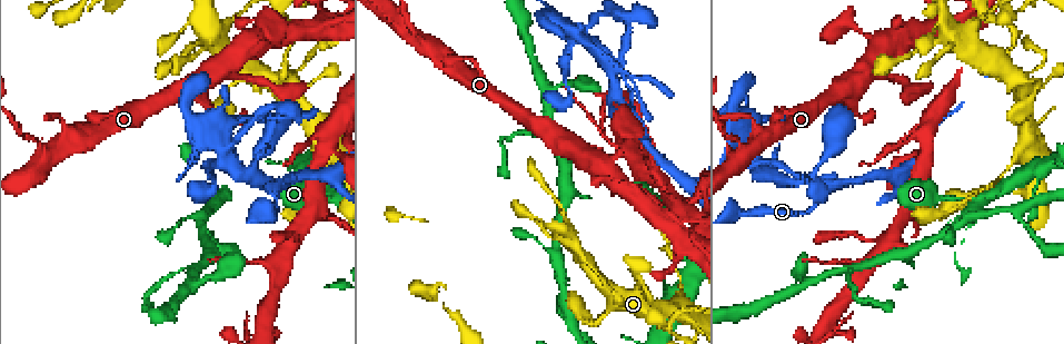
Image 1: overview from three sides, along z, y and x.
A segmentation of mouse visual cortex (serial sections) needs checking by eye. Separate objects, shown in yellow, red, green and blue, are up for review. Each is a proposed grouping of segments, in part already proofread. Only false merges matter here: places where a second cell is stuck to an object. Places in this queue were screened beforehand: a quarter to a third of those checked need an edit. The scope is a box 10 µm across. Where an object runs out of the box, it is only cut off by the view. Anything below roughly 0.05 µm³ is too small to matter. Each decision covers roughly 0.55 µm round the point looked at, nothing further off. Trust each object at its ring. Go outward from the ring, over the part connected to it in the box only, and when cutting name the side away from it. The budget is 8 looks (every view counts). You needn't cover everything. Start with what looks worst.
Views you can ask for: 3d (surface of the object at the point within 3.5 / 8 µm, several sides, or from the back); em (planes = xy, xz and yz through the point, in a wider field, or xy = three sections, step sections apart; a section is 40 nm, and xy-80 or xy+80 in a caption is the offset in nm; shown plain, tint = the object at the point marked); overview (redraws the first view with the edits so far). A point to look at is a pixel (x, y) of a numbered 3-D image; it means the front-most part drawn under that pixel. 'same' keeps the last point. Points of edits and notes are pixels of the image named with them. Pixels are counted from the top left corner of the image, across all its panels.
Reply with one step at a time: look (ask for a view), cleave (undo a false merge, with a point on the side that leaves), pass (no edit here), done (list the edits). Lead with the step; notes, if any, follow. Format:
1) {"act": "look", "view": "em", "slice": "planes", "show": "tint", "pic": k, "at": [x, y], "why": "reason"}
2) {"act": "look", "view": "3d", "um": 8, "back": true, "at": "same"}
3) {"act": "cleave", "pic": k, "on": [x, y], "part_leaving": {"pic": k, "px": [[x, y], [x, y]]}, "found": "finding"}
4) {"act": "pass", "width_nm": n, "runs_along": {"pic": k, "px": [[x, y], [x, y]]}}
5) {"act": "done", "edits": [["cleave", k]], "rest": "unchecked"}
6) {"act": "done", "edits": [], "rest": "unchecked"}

{"act": "look", "view": "3d", "um": 3.5, "pic": 1, "at": [762, 120], "why": "sudden change in width"}

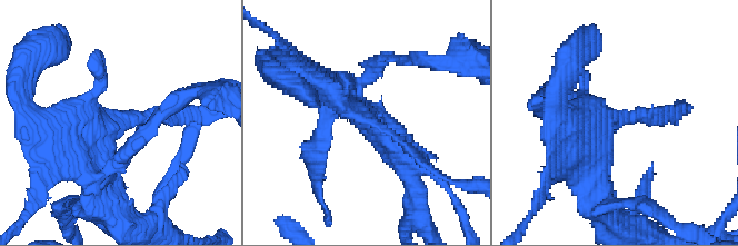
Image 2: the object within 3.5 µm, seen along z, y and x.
{"act": "look", "view": "em", "slice": "xy", "step": 2, "show": "tint", "pic": 2, "at": [126, 120], "arm_widths_nm": [150, 350], "why": "need the tissue"}

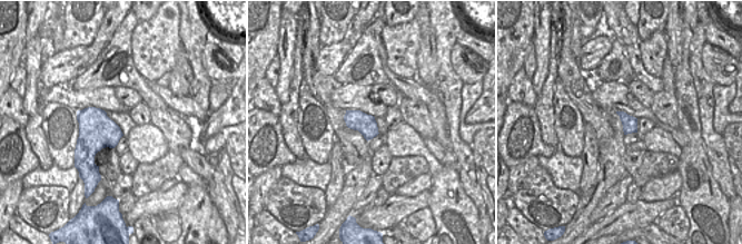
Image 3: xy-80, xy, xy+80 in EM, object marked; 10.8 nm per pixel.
{"act": "cleave", "pic": 2, "on": [183, 115], "part_leaving": {"pic": 2, "px": [[638, 115], [678, 118], [686, 108]]}, "found": "a second cell is stuck on"}

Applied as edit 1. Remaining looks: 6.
{"act": "look", "view": "3d", "um": 3.5, "pic": 1, "at": [328, 197], "why": "side arm on a straight run"}

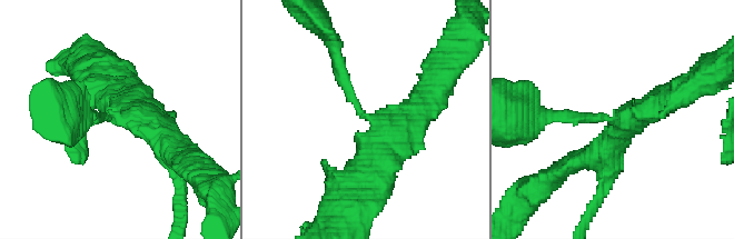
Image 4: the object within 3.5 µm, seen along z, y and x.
{"act": "look", "view": "em", "slice": "xy", "step": 5, "show": "tint", "pic": 4, "at": [611, 117], "arms": 3, "arm_widths_nm": [150, 350, 350]}

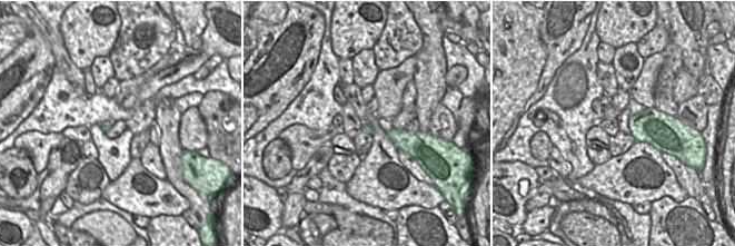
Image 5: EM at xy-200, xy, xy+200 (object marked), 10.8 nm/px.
{"act": "pass", "runs_along": {"pic": 4, "px": [[331, 43], [348, 97], [386, 131], [376, 166]]}, "found": "continuous, no second cell"}

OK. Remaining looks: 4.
{"act": "look", "view": "3d", "um": 8, "pic": 1, "at": [1039, 173], "why": "abrupt turn"}

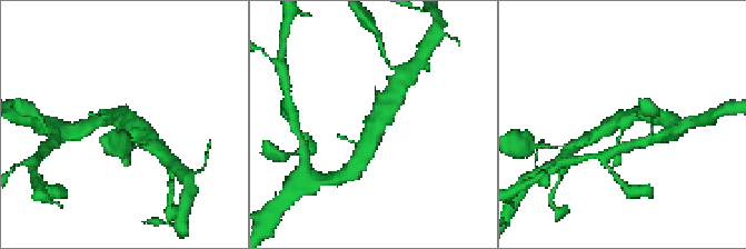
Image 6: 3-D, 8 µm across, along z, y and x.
{"act": "look", "view": "3d", "um": 3.5, "at": "same", "why": "closer look"}

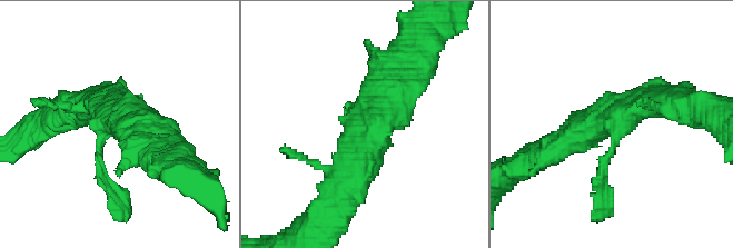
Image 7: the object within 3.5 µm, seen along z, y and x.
{"act": "look", "view": "em", "slice": "planes", "show": "tint", "pic": 7, "at": [615, 121]}

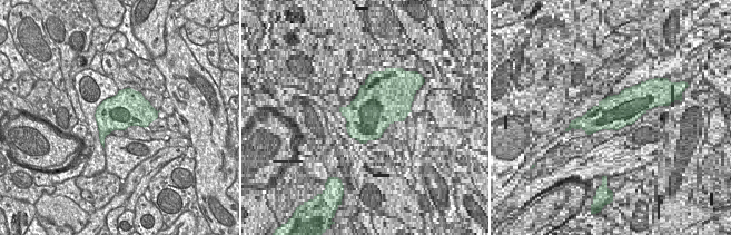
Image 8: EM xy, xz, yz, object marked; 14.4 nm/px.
{"act": "pass", "runs_along": {"pic": 7, "px": [[575, 137], [621, 112], [597, 191]]}, "found": "all the same cell"}

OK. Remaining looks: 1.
{"act": "done", "edits": [["cleave", 2]], "rest": "unchecked"}

